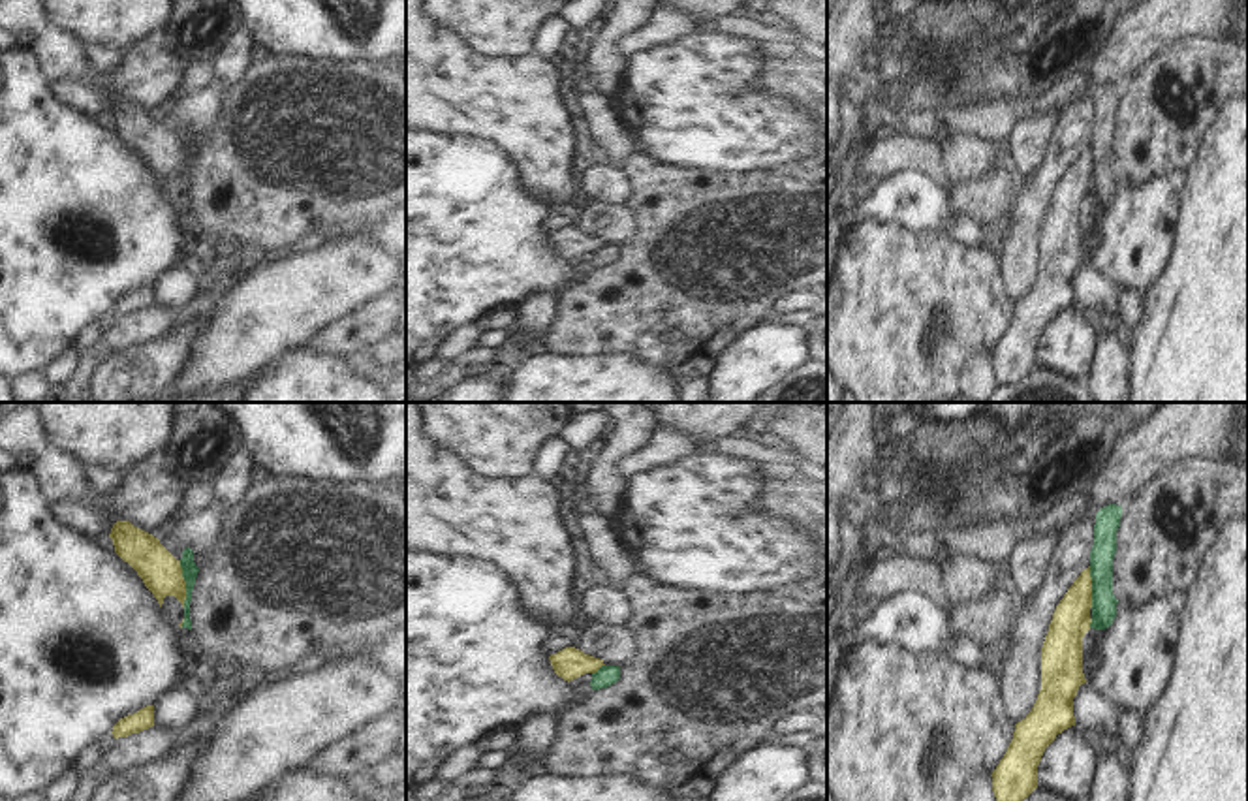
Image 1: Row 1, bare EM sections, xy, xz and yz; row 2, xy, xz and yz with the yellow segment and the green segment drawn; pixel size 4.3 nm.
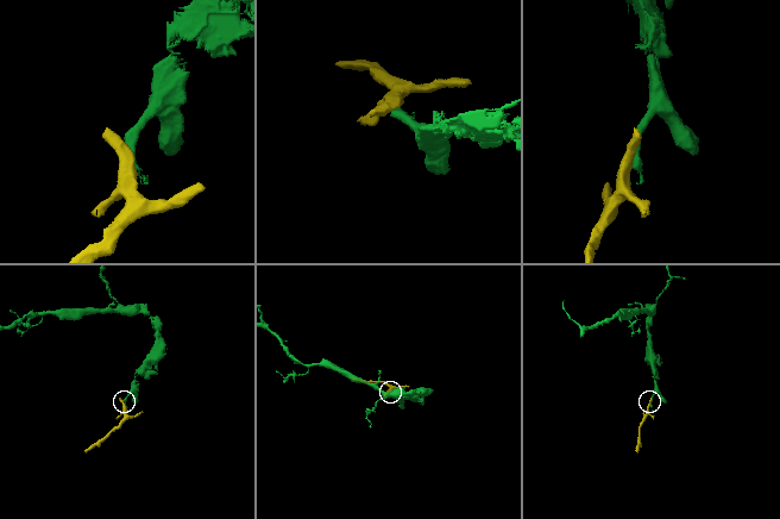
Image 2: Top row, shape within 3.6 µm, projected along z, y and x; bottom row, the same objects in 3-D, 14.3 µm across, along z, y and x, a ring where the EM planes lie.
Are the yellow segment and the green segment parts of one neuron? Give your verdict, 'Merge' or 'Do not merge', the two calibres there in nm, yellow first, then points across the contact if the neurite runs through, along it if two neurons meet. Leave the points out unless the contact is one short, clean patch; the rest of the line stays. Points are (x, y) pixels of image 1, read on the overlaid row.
Do not merge. Thickness 170 nm (yellow) against 70 nm. Boundary: xy (179, 561), (185, 581), (185, 606)

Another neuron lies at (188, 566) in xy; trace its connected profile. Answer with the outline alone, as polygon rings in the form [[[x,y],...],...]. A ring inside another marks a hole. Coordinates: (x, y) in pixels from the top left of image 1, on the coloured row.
[[[186,547],[182,551],[180,568],[182,568],[182,577],[186,581],[186,600],[184,600],[184,622],[182,622],[182,628],[192,630],[190,602],[192,602],[192,590],[194,590],[199,568],[194,562],[194,551],[190,547]]]

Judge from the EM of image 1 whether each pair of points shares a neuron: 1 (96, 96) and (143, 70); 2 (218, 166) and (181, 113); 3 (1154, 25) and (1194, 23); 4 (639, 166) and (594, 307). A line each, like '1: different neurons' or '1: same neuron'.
1: same neuron
2: different neurons
3: same neuron
4: same neuron

